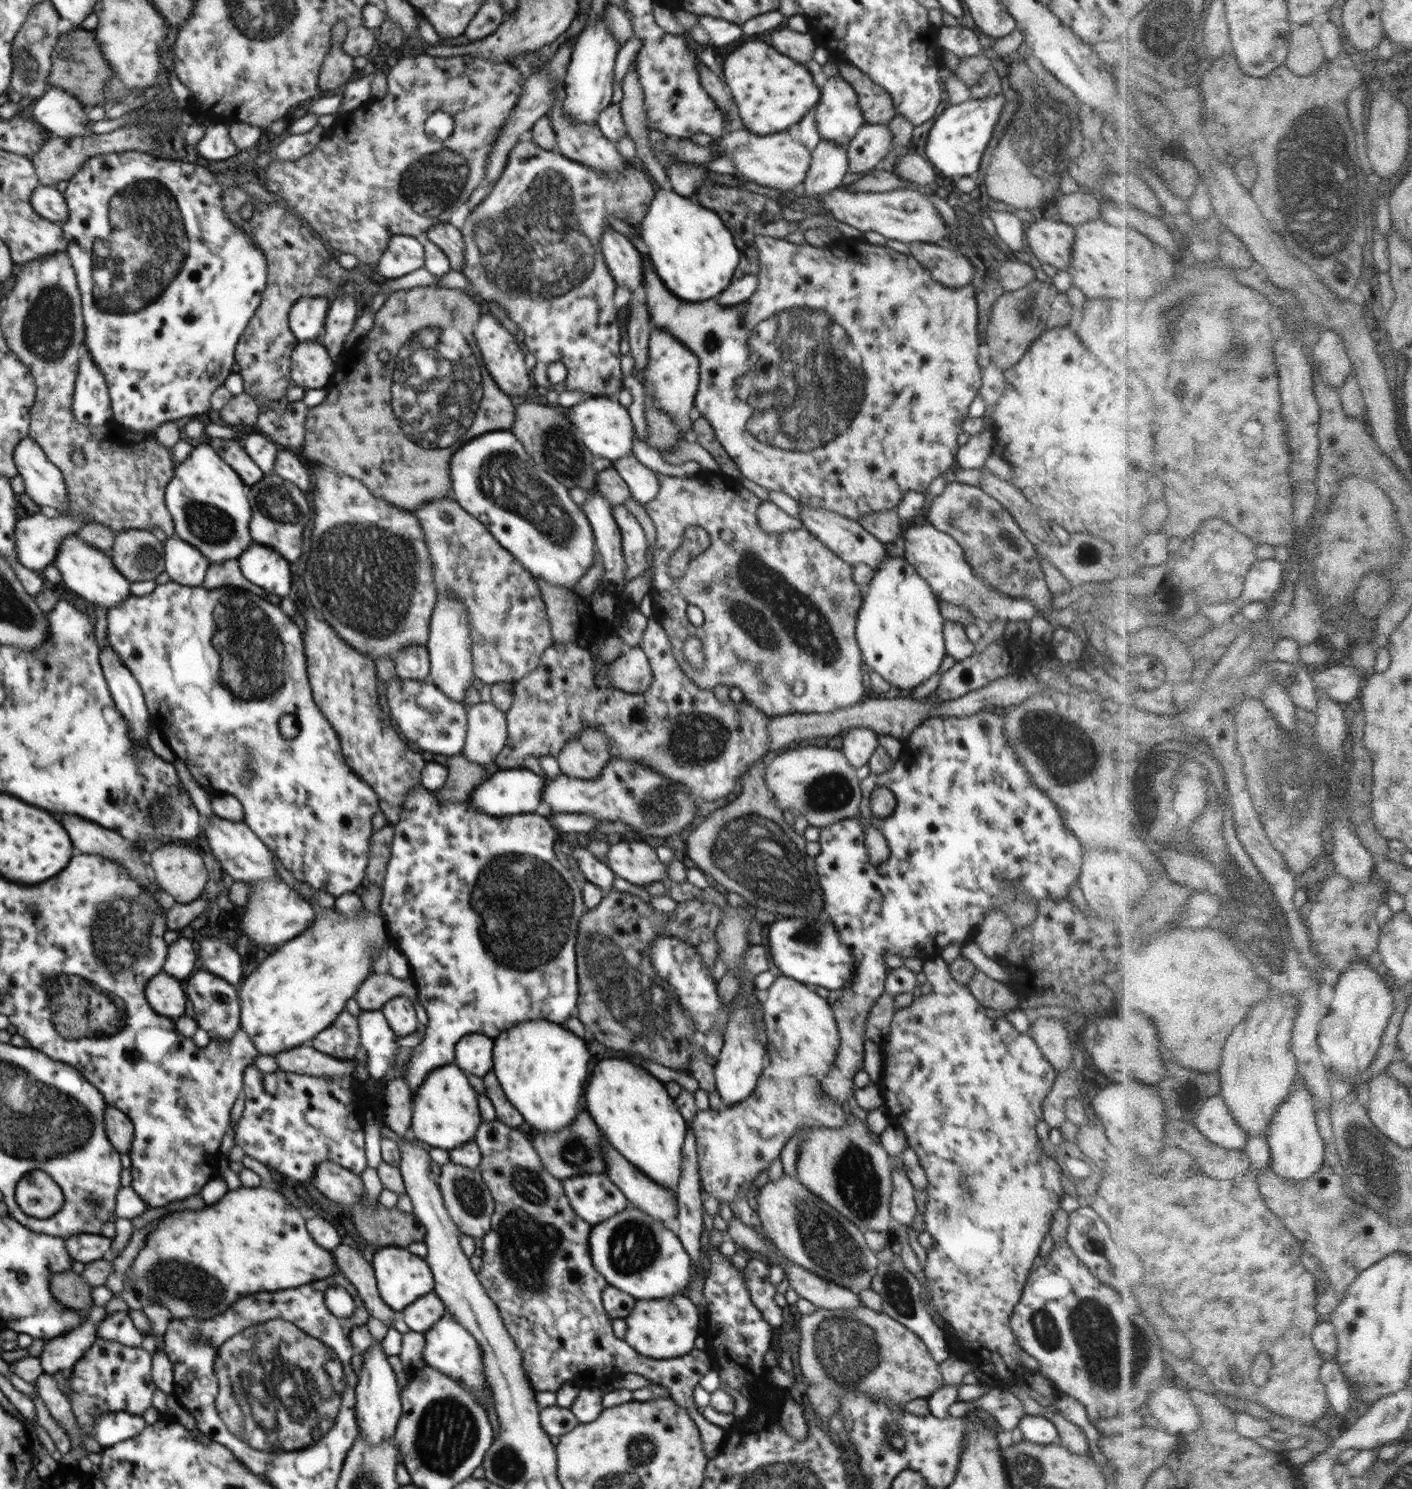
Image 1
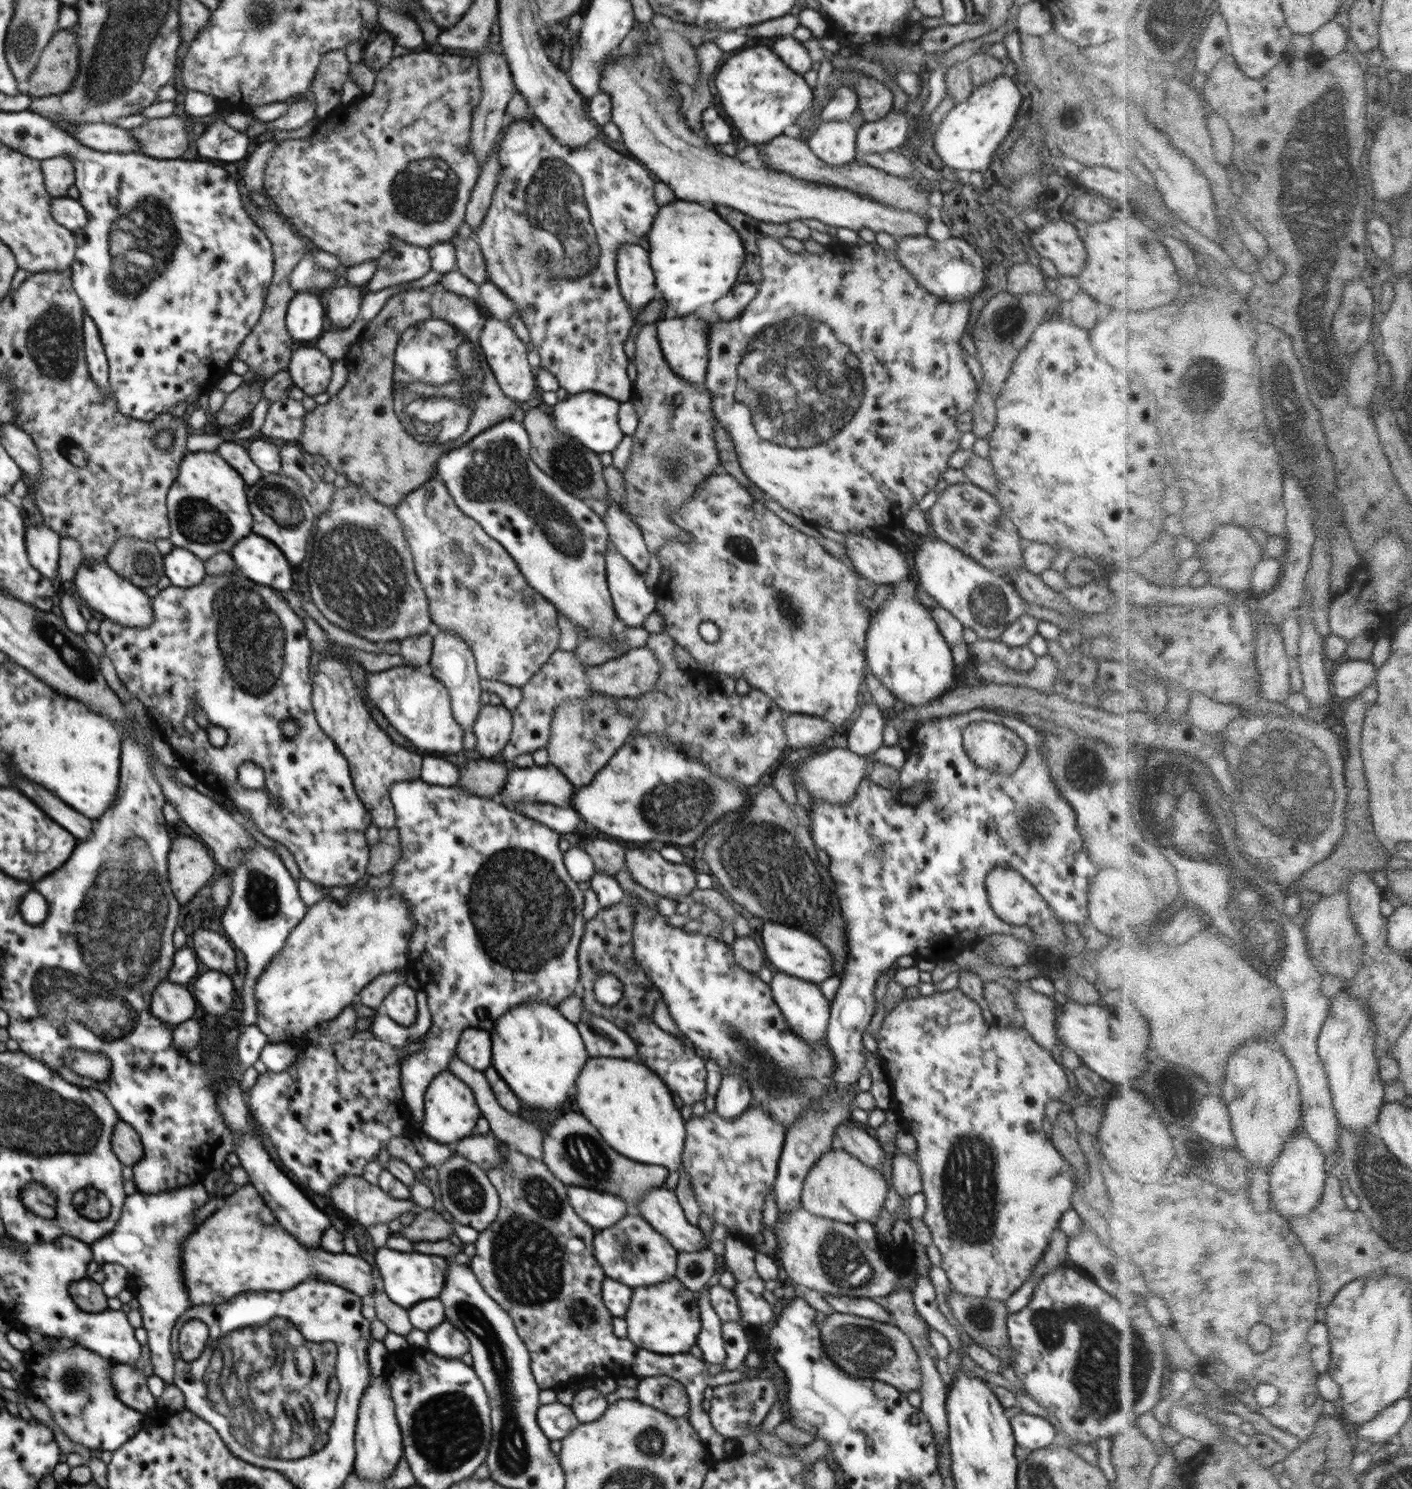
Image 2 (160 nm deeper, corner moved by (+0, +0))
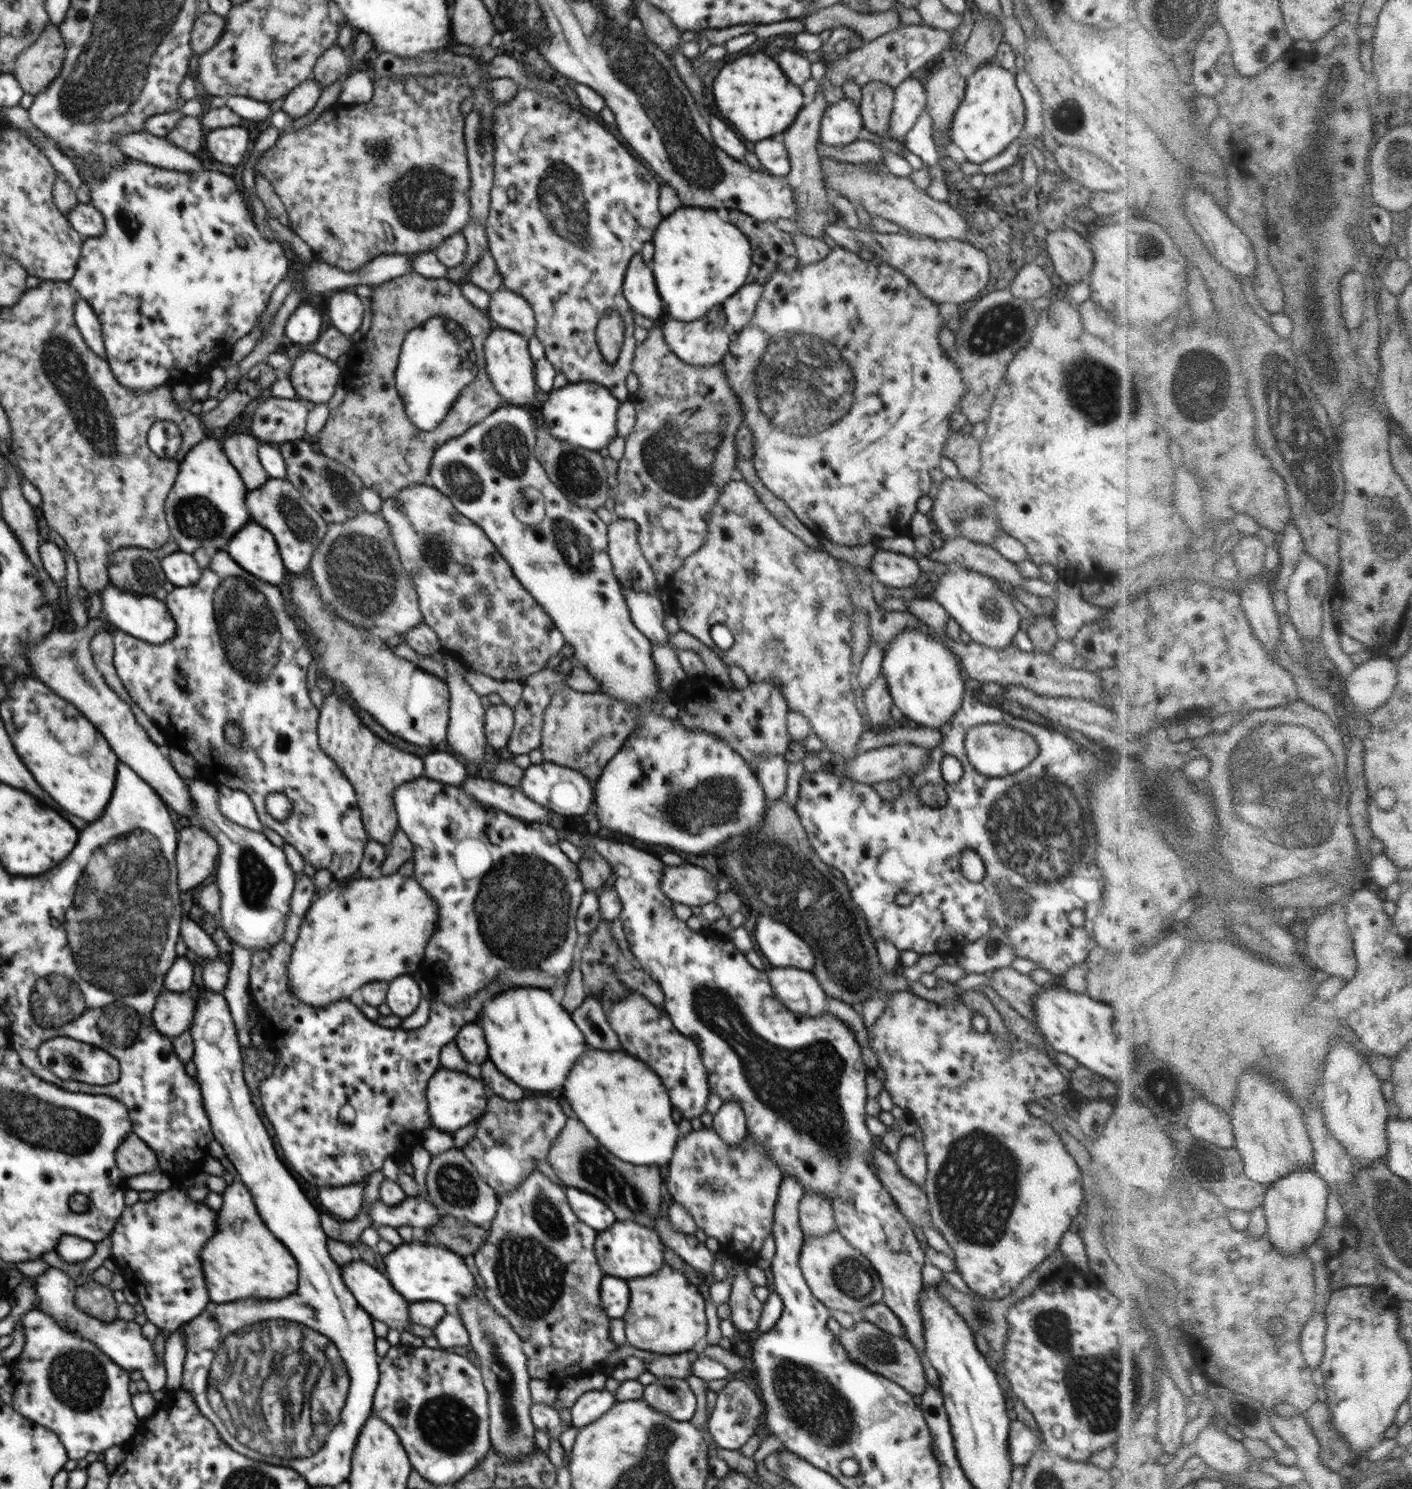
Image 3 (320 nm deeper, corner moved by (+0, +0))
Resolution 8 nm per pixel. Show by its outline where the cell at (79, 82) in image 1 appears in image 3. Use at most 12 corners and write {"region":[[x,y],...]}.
{"region":[[50,22],[16,57],[12,74],[38,94],[58,76],[66,45]]}

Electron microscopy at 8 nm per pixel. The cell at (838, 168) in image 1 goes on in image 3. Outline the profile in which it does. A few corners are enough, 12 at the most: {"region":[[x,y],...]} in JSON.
{"region":[[829,103],[820,141],[847,145],[863,137],[859,104]]}

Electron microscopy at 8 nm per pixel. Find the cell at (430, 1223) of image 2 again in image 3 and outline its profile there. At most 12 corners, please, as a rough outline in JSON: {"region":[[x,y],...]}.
{"region":[[442,1214],[427,1234],[463,1258],[485,1244],[490,1225]]}

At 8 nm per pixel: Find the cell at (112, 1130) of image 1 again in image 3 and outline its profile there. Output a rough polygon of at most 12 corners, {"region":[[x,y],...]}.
{"region":[[132,1132],[114,1157],[125,1180],[159,1168],[157,1154]]}

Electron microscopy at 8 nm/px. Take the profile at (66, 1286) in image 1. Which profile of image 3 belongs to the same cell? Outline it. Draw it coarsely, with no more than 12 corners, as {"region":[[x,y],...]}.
{"region":[[89,1281],[75,1290],[75,1306],[115,1322],[118,1304],[109,1286]]}

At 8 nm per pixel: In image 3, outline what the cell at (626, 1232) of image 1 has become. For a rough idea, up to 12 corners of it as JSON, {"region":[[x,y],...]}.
{"region":[[616,1221],[597,1232],[605,1275],[646,1278],[666,1265],[655,1229]]}

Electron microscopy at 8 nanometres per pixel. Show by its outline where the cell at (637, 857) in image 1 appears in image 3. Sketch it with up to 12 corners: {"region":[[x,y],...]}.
{"region":[[664,866],[661,889],[674,903],[716,902],[718,879],[704,868]]}

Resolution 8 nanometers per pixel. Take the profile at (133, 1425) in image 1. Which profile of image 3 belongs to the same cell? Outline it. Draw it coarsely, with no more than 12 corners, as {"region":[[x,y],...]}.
{"region":[[42,1310],[13,1410],[70,1460],[132,1439],[129,1371]]}

